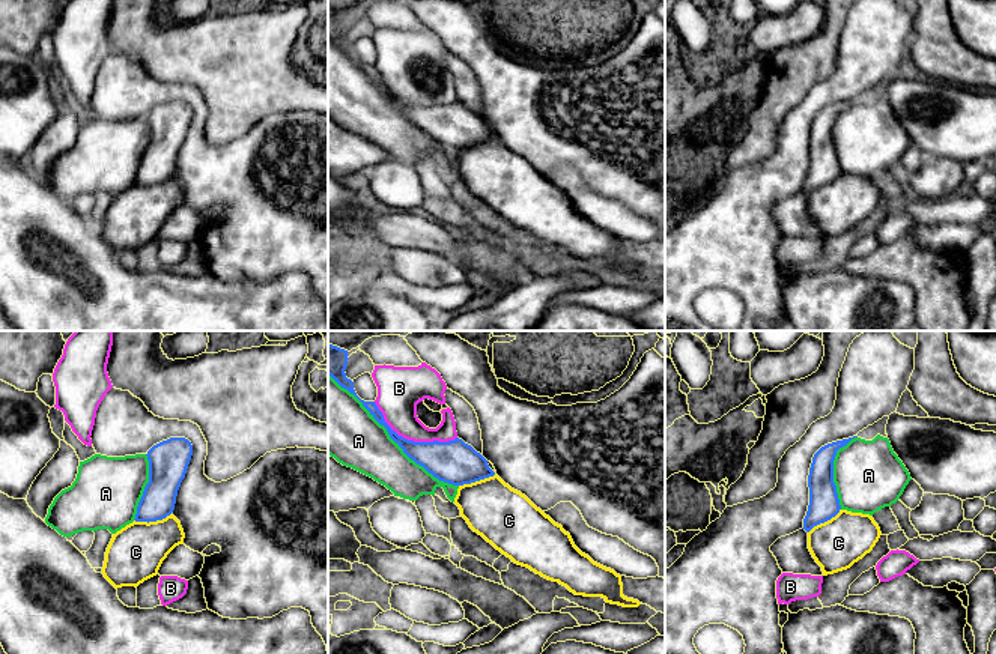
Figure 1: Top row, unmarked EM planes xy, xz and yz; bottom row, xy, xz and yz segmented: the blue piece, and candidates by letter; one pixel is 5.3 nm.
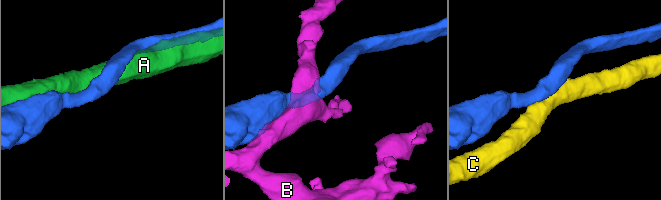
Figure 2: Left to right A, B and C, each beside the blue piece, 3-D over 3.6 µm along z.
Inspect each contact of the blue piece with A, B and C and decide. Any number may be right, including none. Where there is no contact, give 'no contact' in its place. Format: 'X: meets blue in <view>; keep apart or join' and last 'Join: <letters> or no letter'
A: meets blue in xz; keep apart
B: meets blue in xz; keep apart
C: meets blue in xy; join
Join: C

